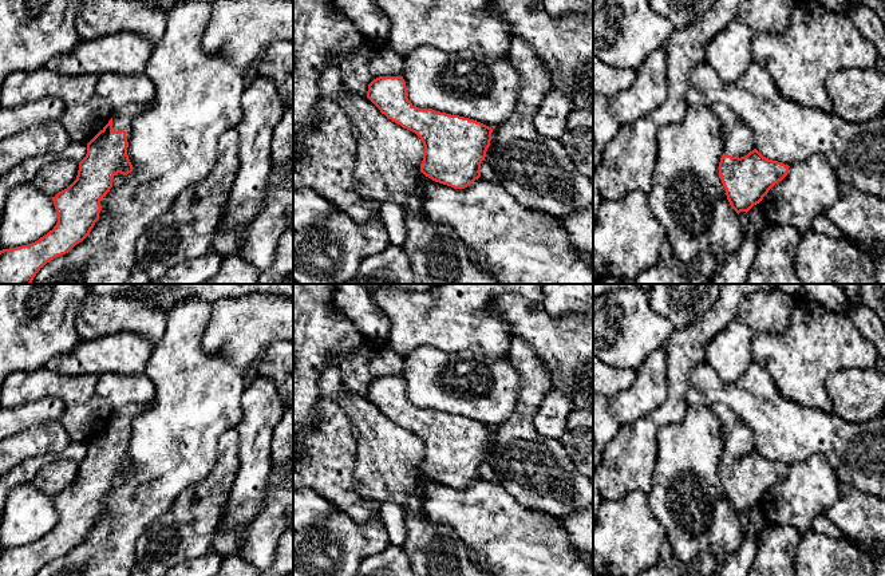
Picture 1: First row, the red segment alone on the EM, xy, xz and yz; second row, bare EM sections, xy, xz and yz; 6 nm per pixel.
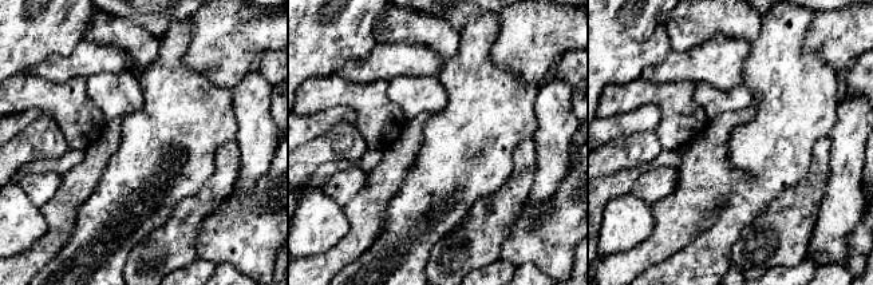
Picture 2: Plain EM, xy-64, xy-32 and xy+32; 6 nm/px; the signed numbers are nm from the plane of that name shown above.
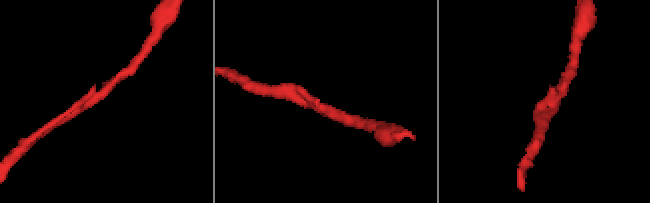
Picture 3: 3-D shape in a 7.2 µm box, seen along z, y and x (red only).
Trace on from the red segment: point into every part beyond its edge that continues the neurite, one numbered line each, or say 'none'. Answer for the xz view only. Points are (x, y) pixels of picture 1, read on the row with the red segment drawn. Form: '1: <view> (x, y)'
1: xz (388, 156)

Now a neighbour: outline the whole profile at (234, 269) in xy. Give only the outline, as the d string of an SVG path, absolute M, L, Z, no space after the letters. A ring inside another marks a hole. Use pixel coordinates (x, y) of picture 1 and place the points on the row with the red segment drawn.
M241 256L222 257L218 272L201 284L256 284L260 271Z

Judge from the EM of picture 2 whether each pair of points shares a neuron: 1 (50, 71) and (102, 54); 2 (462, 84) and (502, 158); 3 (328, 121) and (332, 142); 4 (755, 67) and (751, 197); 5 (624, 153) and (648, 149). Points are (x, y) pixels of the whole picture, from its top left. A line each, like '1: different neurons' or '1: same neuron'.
1: same neuron
2: same neuron
3: different neurons
4: same neuron
5: same neuron

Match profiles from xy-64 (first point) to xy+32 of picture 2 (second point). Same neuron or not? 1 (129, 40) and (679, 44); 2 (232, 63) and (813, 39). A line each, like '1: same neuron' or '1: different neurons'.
1: same neuron
2: same neuron

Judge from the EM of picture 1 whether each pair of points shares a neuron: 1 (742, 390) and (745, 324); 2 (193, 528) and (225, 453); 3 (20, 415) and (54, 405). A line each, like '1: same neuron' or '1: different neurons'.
1: different neurons
2: same neuron
3: same neuron

